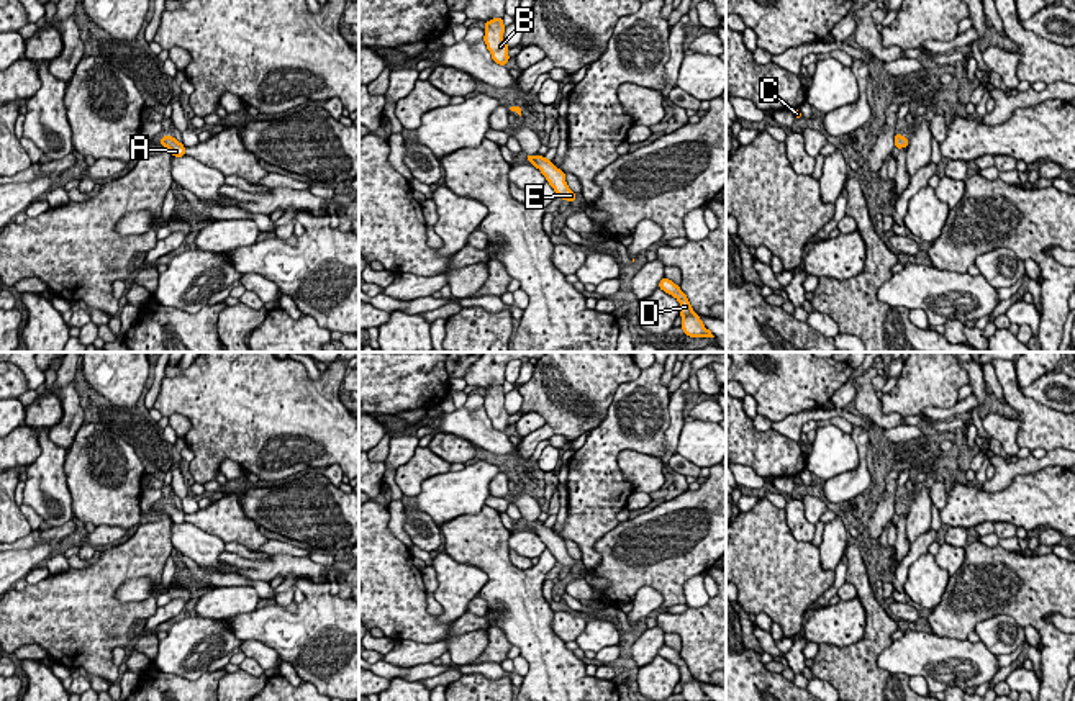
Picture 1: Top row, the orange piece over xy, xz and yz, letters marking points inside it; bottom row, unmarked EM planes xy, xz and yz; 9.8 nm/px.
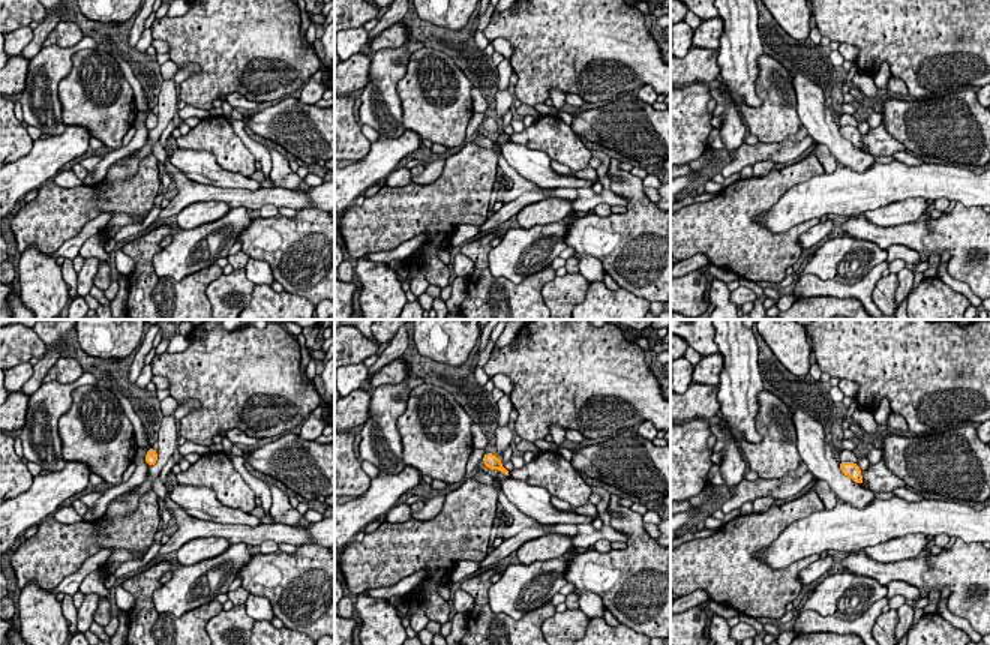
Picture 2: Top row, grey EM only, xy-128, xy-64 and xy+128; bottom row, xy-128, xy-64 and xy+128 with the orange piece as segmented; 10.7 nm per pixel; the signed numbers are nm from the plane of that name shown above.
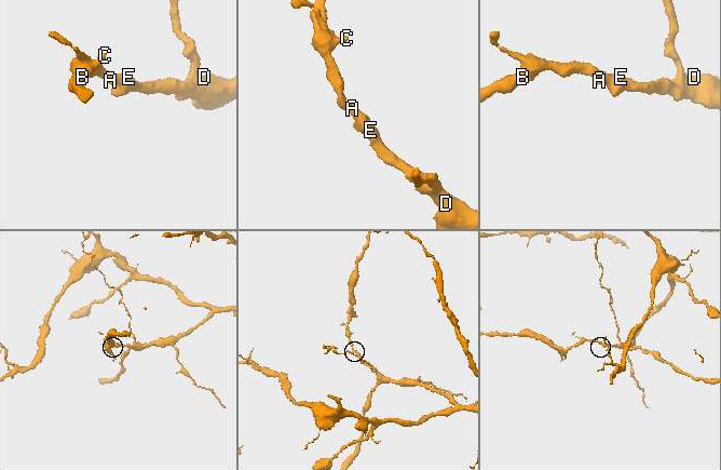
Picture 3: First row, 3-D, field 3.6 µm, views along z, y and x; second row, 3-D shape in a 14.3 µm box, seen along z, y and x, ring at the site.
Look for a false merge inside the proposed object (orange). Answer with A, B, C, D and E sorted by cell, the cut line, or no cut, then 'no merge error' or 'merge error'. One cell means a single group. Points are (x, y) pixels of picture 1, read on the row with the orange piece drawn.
A B C D E | no cut | no merge error

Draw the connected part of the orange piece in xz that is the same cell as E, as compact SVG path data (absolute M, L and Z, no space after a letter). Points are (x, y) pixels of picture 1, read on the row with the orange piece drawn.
M526 154L526 159L541 170L549 185L554 188L556 195L569 203L575 201L575 192L572 192L565 182L565 172L557 169L552 161L547 161L544 156Z

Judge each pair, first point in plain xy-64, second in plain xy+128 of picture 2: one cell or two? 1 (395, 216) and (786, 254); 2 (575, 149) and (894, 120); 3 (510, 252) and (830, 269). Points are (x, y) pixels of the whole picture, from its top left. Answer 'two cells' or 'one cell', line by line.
1: one cell
2: two cells
3: one cell

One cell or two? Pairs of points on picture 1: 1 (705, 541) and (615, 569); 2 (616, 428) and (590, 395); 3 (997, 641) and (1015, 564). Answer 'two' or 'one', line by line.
1: one
2: two
3: two

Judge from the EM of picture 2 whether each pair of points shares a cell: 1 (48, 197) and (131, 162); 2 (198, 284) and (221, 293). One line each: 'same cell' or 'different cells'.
1: different cells
2: different cells

